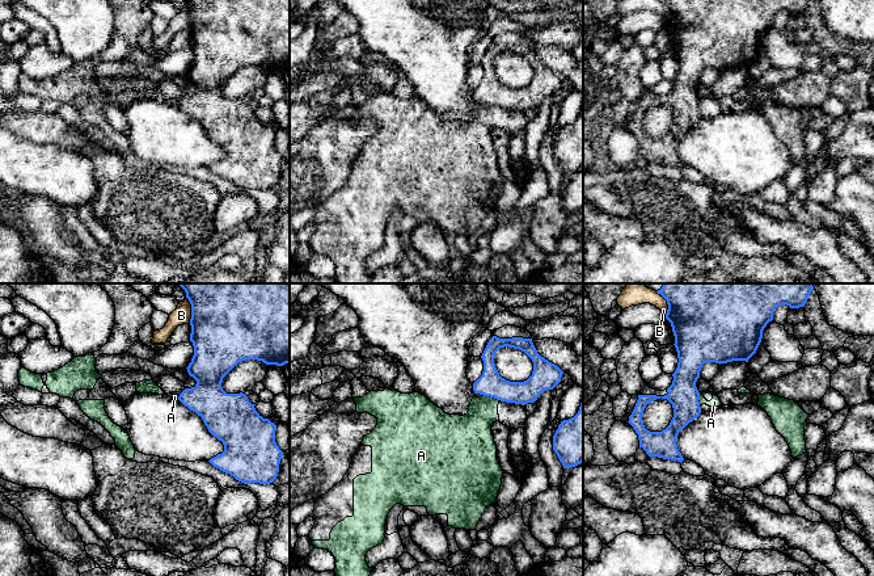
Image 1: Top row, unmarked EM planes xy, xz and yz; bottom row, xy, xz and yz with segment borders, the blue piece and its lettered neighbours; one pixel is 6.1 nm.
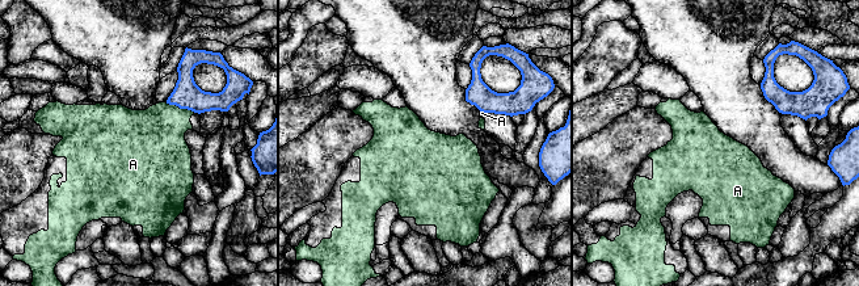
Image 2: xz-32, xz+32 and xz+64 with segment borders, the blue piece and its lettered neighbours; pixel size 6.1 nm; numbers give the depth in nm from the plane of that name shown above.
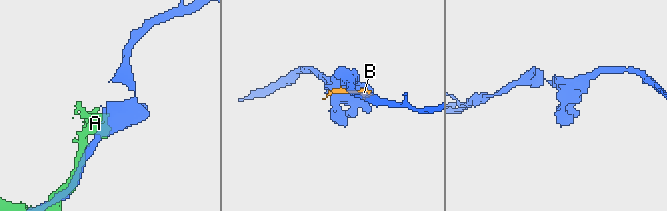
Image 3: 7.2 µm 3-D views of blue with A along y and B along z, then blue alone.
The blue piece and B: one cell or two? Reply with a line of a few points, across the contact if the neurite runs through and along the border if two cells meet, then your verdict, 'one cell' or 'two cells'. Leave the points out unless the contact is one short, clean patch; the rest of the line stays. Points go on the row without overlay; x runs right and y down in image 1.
two cells

